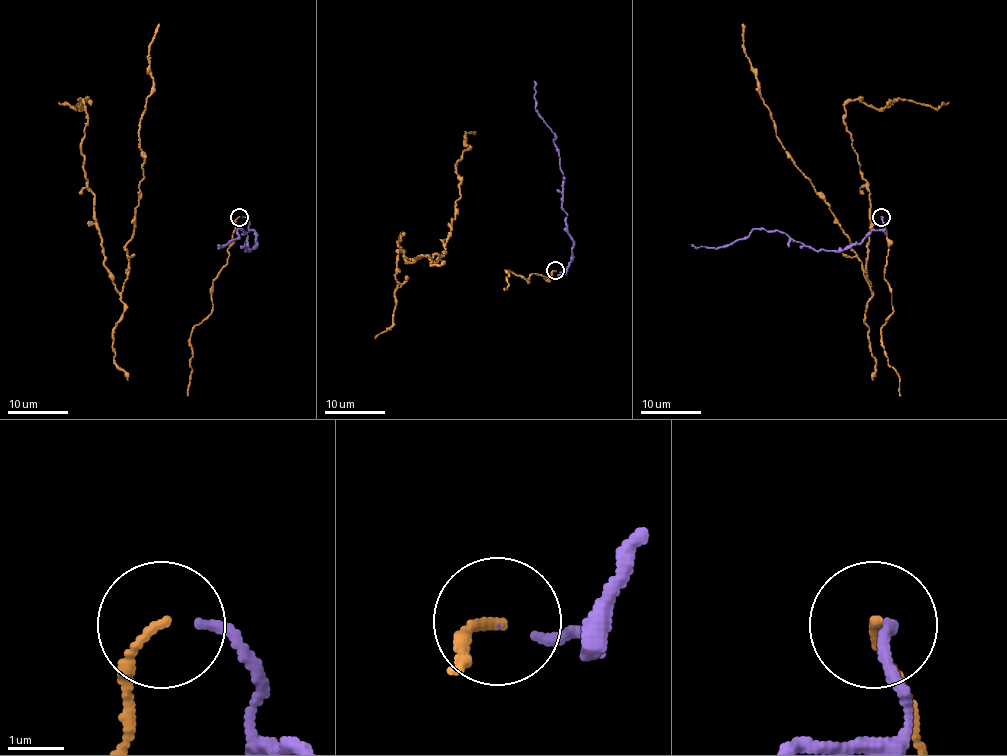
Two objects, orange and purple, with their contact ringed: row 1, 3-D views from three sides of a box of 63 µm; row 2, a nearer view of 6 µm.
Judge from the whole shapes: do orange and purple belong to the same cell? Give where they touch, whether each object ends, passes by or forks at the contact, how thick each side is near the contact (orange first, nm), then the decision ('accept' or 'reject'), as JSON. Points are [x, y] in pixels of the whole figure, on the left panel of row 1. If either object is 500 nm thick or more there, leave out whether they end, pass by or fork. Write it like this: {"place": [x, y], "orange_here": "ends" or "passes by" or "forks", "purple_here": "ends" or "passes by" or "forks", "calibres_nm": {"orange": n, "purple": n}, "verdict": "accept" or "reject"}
{"place": [239, 217], "orange_here": "ends", "purple_here": "ends", "calibres_nm": {"orange": 160, "purple": 70}, "verdict": "accept"}

